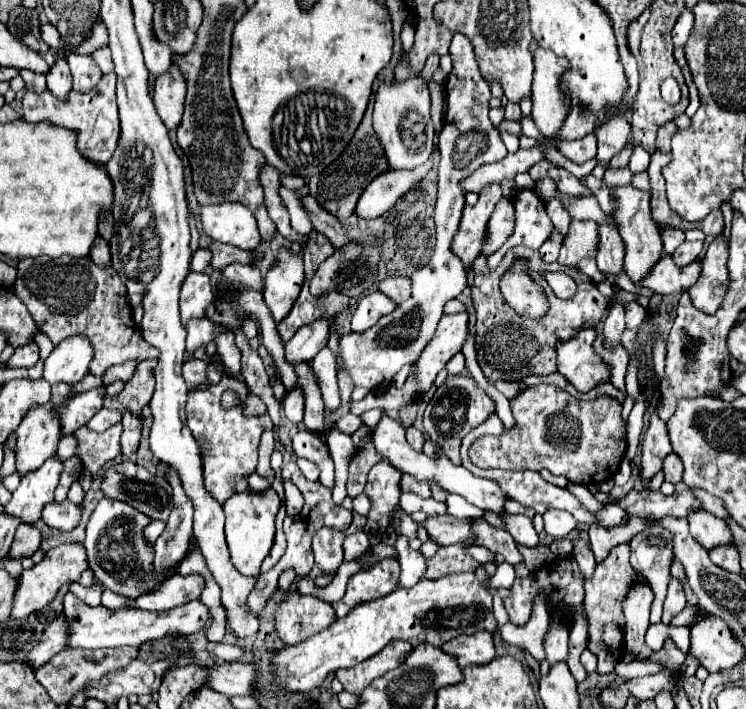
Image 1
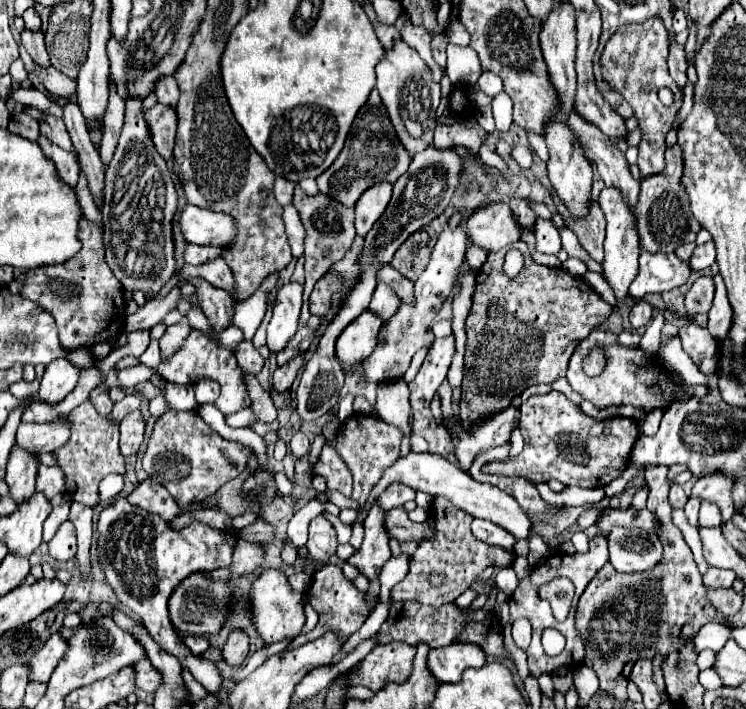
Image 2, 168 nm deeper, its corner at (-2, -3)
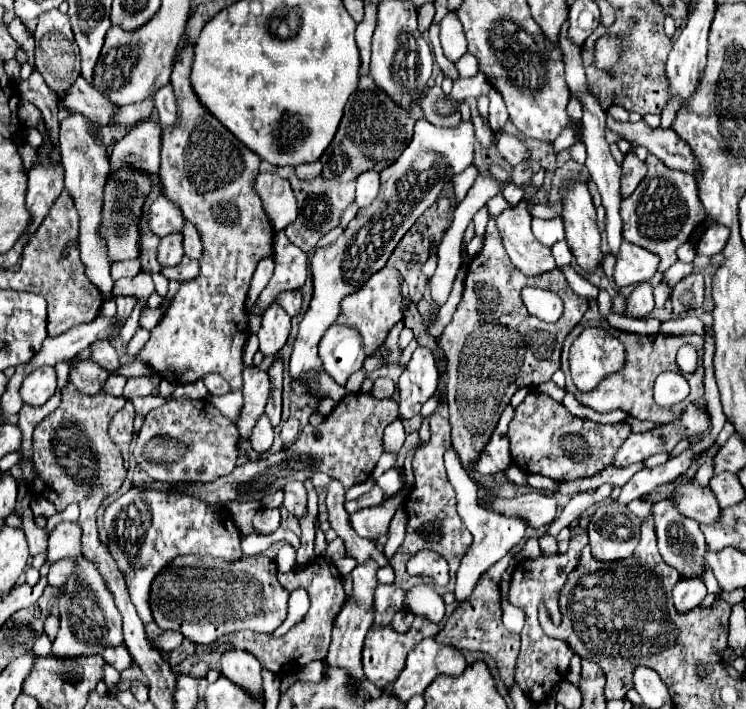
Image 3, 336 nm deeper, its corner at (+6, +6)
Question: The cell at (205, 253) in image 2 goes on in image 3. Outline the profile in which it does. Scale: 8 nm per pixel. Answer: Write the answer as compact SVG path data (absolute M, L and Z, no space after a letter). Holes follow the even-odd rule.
M168 234L160 240L160 246L158 246L158 264L160 266L178 266L182 256L184 256L184 250L182 250L180 234Z

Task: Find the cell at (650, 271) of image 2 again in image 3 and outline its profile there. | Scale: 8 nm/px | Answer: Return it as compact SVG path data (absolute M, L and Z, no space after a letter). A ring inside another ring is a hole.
M630 242L620 244L620 256L616 256L614 282L616 286L634 286L648 282L658 268L658 256Z

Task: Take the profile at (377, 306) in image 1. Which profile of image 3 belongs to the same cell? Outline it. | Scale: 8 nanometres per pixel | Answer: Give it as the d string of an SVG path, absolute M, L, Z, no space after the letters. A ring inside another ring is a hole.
M332 324L328 328L320 340L318 352L324 372L328 372L340 386L346 384L350 374L362 370L366 360L358 330L340 324Z

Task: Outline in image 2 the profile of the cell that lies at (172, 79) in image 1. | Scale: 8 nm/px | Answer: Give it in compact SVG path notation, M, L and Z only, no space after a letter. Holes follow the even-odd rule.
M156 103L146 111L146 121L158 153L164 159L170 159L176 141L176 107L164 107L162 103Z

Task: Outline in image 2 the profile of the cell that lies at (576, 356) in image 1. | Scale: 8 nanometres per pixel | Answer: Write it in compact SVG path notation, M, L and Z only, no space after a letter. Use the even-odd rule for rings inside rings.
M594 329L576 347L576 351L570 359L566 377L572 385L572 389L576 393L580 393L586 401L592 401L598 409L610 407L610 405L630 403L630 405L640 407L644 411L652 411L652 409L658 409L658 407L668 407L670 401L676 399L676 387L672 387L668 383L668 371L664 369L660 357L656 357L656 355L648 357L640 349L626 349L616 341L616 335L612 335L608 331L600 331L600 329ZM596 343L600 343L600 347L606 347L608 363L598 377L588 377L588 375L584 375L584 359L588 357L588 351L592 347L596 347Z

